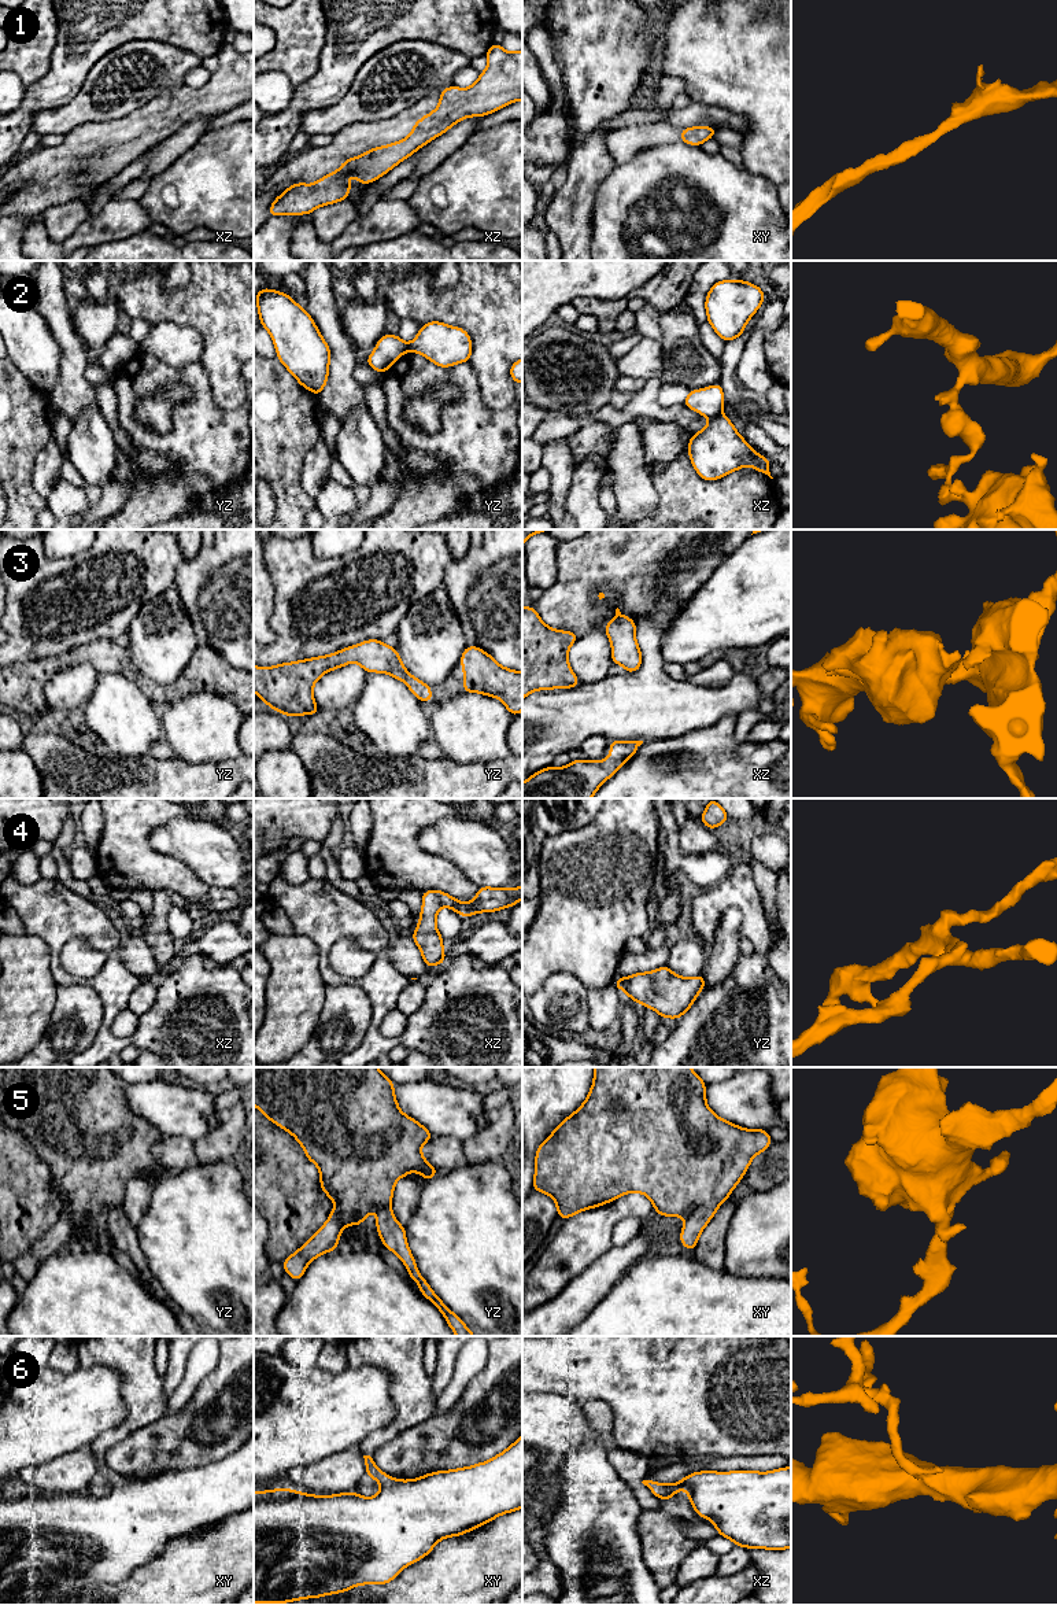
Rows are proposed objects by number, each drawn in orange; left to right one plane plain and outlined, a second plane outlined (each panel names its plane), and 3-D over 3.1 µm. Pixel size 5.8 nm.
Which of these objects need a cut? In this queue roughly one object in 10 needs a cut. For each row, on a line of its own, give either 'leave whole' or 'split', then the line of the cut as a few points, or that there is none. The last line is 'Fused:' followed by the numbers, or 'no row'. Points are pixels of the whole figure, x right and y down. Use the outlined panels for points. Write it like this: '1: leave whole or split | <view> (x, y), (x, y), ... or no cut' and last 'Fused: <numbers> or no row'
1: leave whole | no cut
2: split | xz (719, 413), (710, 419)
3: leave whole | no cut
4: leave whole | no cut
5: leave whole | no cut
6: leave whole | no cut
Fused: 2

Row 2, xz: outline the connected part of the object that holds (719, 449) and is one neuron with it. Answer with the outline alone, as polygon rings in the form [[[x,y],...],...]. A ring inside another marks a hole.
[[[724,414],[710,418],[701,432],[692,433],[687,451],[694,469],[706,482],[721,479],[744,465],[773,479],[769,472],[770,461],[755,454]]]

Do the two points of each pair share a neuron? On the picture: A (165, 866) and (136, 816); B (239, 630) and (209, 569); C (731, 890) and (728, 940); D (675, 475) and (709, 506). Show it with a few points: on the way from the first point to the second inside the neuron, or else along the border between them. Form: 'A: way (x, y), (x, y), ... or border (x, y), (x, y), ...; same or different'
A: way (151, 858), (136, 842), (136, 830); same
B: way (239, 615), (239, 600), (224, 585); same
C: border (736, 907), (730, 907), (725, 911), (714, 937); different
D: way (683, 483), (701, 501); same

